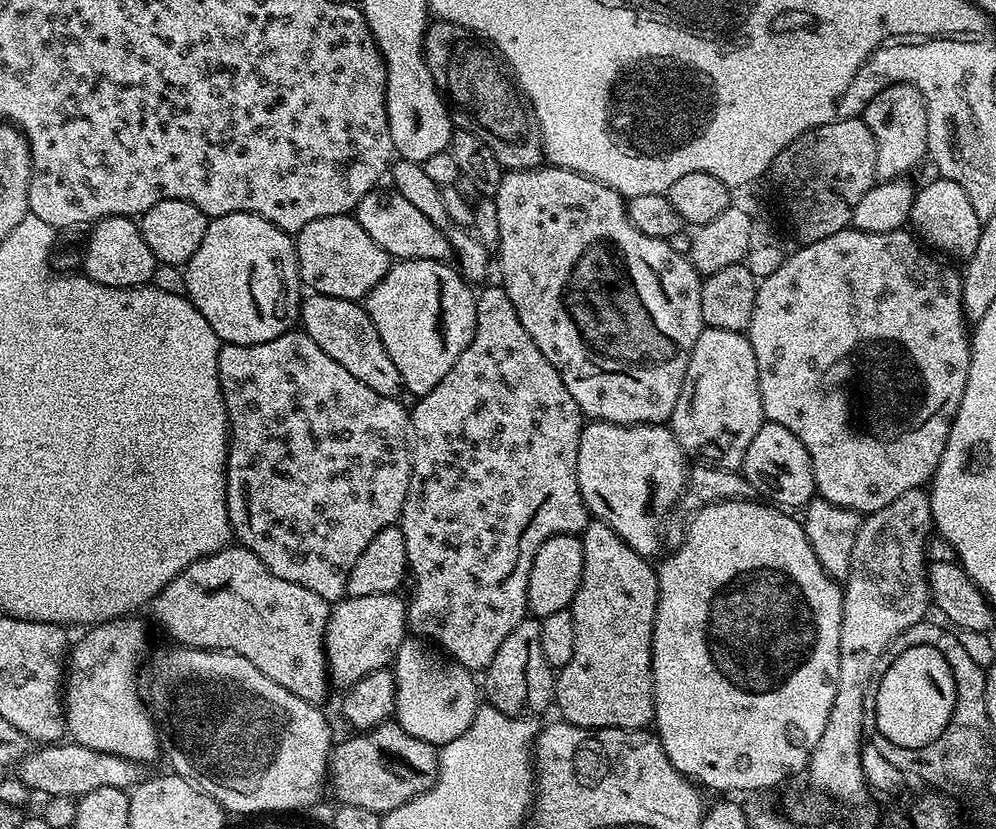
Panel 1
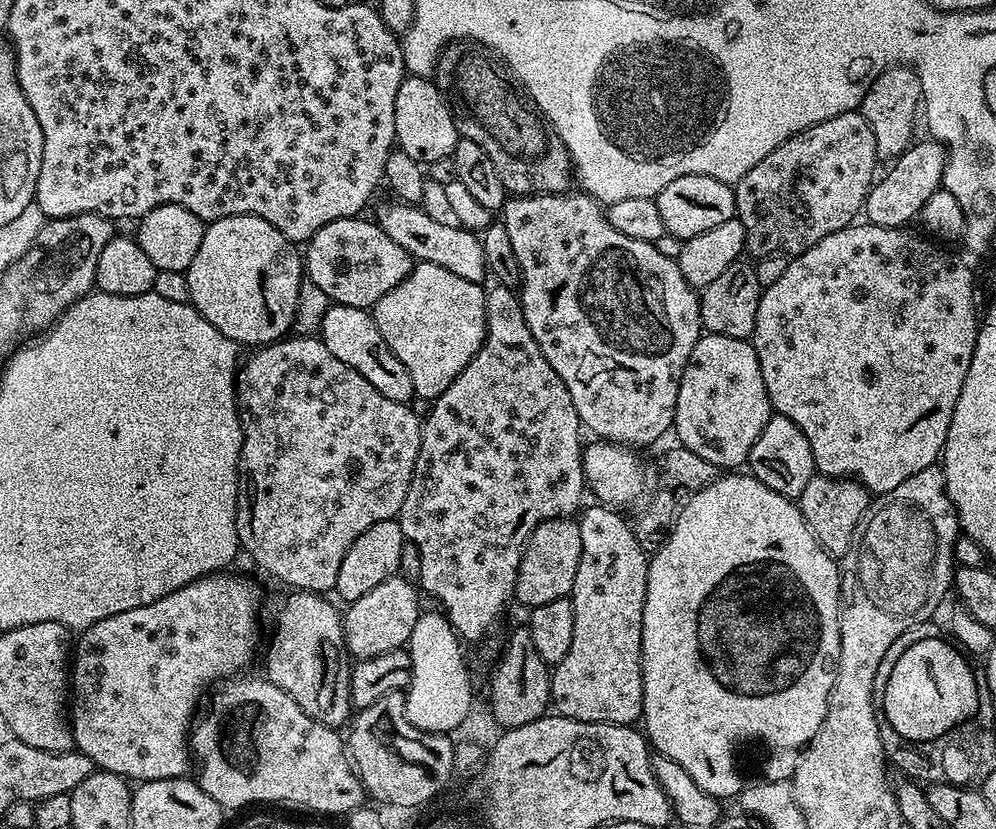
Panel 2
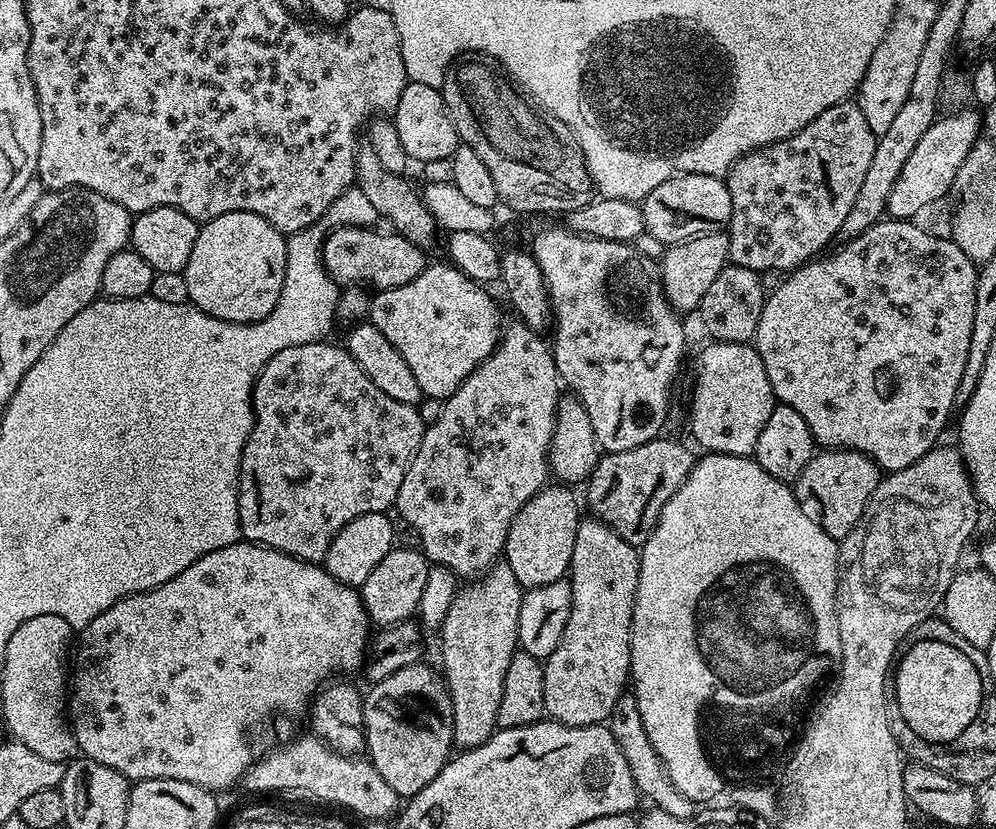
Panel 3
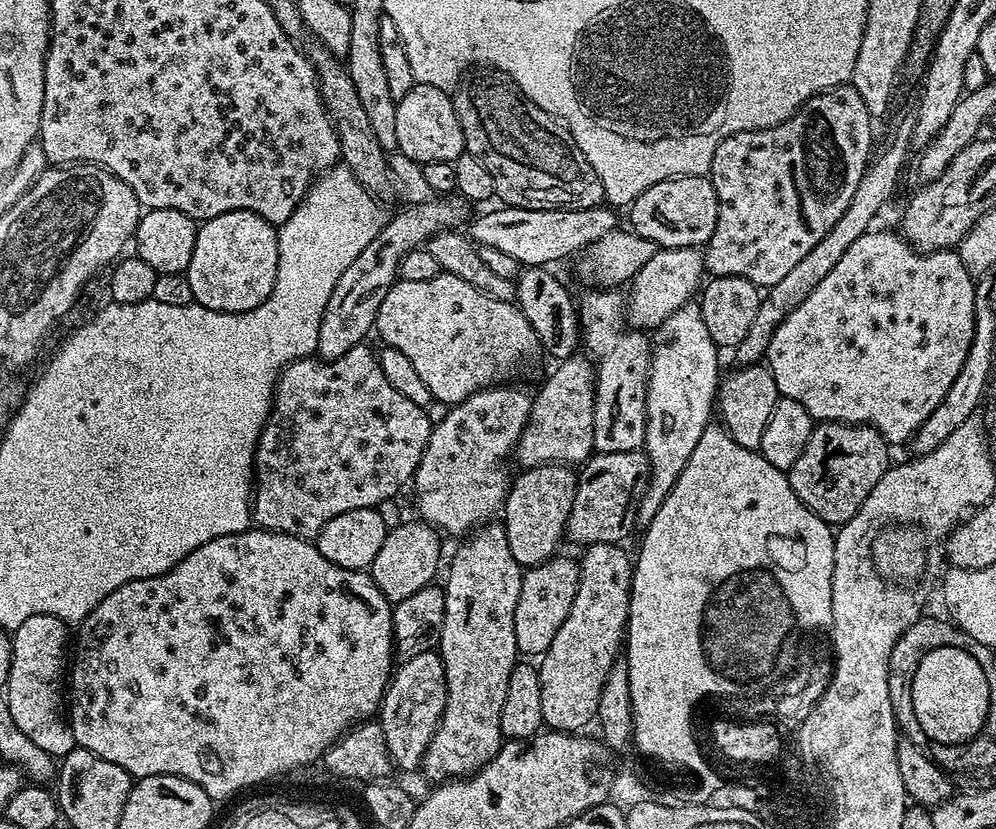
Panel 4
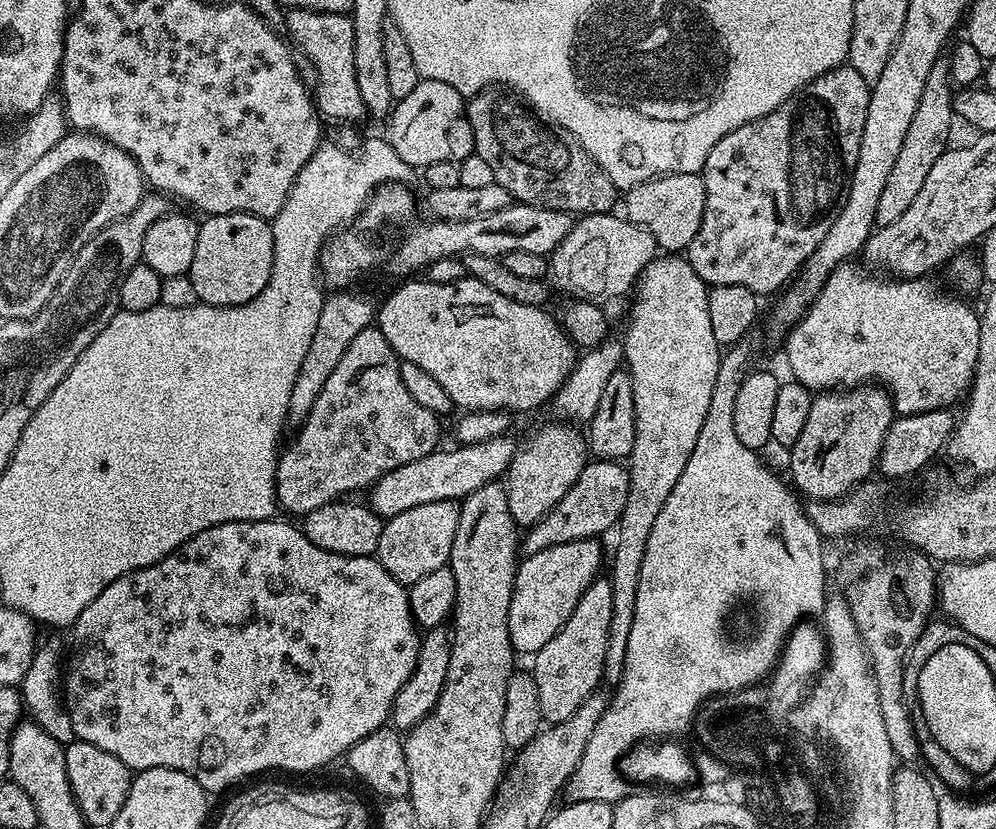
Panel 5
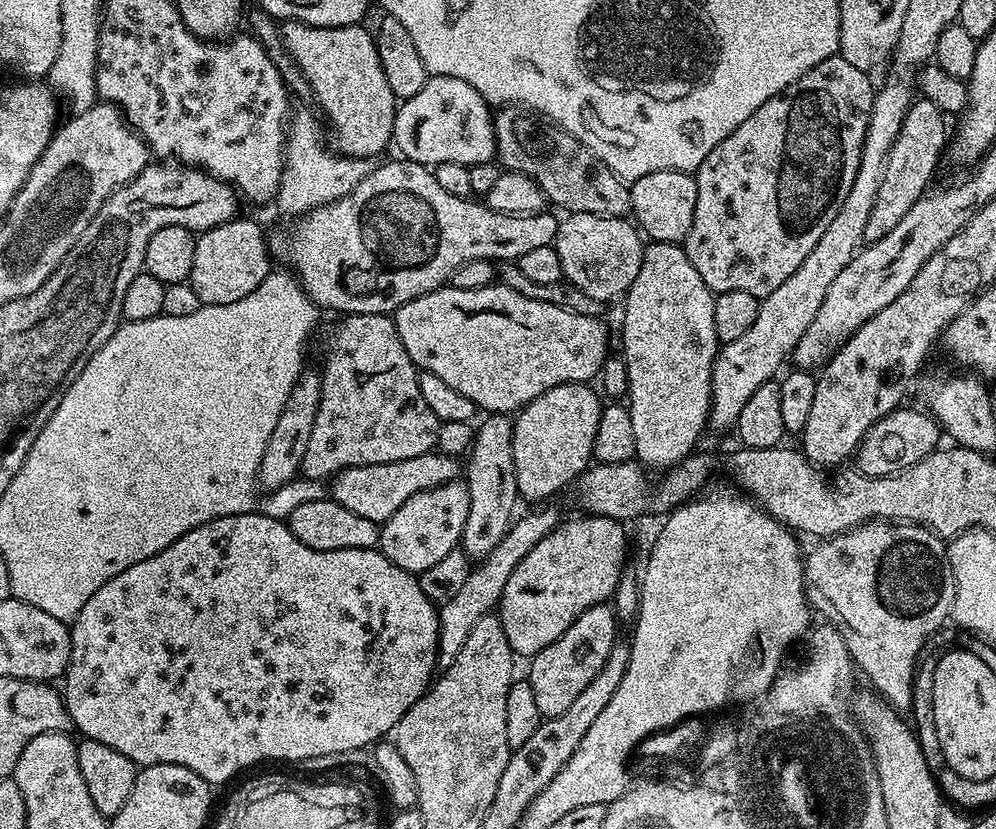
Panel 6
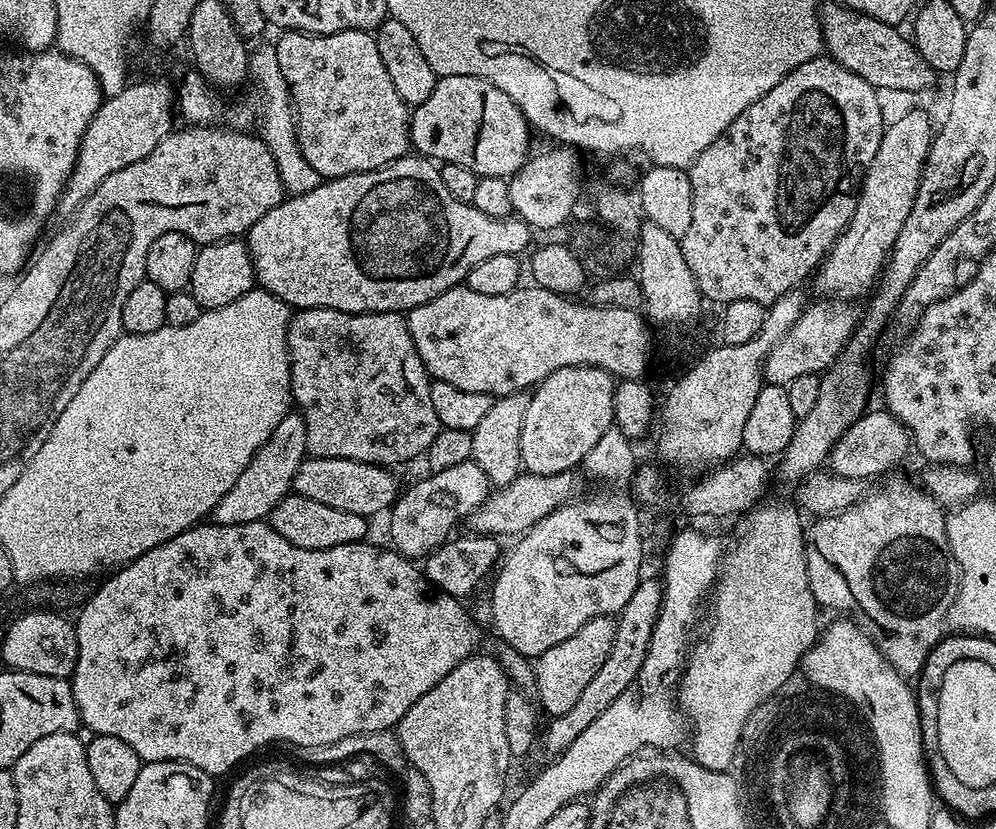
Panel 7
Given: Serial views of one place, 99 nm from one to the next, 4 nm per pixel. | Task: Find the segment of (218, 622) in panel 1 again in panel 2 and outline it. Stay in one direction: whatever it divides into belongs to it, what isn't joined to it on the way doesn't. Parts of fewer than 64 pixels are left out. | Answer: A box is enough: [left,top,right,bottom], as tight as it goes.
[263,590,354,729]

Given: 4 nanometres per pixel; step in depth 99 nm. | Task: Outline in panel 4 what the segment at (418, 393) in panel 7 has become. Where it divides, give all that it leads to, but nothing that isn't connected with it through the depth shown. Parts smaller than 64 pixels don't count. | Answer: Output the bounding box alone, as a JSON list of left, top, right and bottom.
[252,343,433,540]

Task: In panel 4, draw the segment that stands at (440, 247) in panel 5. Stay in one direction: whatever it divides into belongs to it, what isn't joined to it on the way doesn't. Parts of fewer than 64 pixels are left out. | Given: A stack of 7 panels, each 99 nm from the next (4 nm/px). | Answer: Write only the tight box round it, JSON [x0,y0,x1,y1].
[471,206,618,266]

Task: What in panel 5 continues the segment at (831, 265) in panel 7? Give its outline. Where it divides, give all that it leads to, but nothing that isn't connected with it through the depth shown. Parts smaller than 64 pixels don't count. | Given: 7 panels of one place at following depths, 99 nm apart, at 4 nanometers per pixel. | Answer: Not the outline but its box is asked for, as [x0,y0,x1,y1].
[877,58,954,225]

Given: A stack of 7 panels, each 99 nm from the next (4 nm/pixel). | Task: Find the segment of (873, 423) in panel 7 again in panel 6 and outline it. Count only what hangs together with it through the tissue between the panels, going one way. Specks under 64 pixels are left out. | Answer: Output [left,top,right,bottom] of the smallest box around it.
[854,407,942,476]

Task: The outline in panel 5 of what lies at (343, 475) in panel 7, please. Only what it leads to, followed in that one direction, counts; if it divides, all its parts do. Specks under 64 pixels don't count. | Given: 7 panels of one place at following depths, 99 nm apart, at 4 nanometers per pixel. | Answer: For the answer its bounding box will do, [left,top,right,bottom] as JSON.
[370,434,518,518]

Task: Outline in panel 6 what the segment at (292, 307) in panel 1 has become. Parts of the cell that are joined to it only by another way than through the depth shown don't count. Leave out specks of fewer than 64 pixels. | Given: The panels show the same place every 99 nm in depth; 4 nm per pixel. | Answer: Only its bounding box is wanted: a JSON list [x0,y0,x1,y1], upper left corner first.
[190,218,270,305]

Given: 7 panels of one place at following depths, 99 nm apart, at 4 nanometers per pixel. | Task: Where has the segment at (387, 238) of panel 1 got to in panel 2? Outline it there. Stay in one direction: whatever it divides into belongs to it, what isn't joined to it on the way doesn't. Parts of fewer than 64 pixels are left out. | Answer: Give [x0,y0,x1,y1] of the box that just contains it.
[374,203,489,285]

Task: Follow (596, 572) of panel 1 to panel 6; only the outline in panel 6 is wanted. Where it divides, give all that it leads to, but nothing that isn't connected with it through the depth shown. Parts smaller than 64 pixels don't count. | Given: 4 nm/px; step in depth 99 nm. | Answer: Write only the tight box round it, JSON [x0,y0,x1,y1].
[526,603,618,718]

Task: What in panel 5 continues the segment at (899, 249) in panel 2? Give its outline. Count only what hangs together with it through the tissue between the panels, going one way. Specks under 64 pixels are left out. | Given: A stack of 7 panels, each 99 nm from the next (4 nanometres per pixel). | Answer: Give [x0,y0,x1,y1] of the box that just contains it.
[784,262,980,416]

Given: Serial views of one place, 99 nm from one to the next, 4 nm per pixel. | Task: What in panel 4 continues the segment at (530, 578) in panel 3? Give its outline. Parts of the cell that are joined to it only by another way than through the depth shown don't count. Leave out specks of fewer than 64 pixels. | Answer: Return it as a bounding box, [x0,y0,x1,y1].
[502,464,578,569]

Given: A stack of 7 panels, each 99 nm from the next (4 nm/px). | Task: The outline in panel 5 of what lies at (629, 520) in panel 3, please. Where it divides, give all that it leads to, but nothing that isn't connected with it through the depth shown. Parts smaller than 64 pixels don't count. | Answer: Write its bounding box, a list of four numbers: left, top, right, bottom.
[518,459,628,556]

